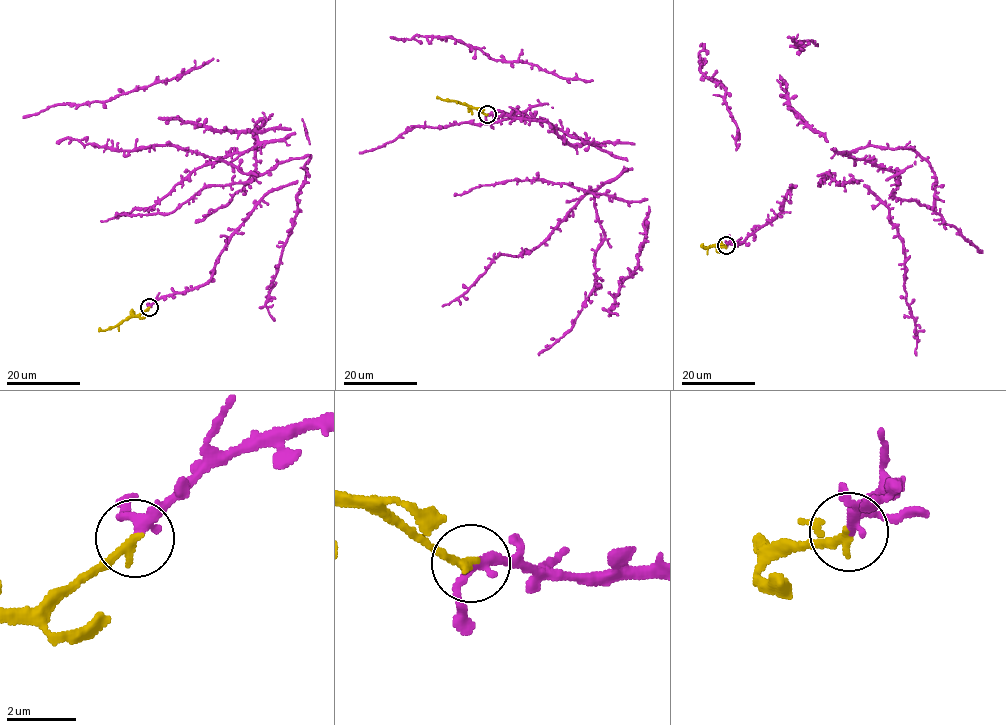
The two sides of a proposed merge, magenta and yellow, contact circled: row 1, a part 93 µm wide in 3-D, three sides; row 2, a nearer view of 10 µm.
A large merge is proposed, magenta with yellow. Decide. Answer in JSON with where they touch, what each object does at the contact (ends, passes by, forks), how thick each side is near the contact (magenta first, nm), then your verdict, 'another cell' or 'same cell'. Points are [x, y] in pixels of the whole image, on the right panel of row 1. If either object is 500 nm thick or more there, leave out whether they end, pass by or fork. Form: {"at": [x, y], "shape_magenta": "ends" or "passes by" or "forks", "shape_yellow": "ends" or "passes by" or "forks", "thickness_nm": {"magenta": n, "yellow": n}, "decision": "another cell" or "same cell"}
{"at": [726, 245], "shape_magenta": "passes by", "shape_yellow": "ends", "thickness_nm": {"magenta": 260, "yellow": 240}, "decision": "same cell"}

